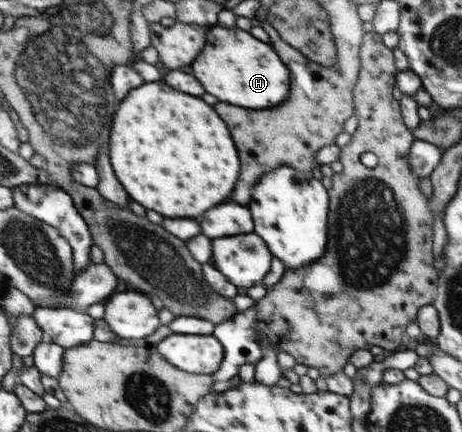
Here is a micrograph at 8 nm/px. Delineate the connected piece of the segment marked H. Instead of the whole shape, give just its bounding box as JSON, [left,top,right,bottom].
[192,26,293,110]

